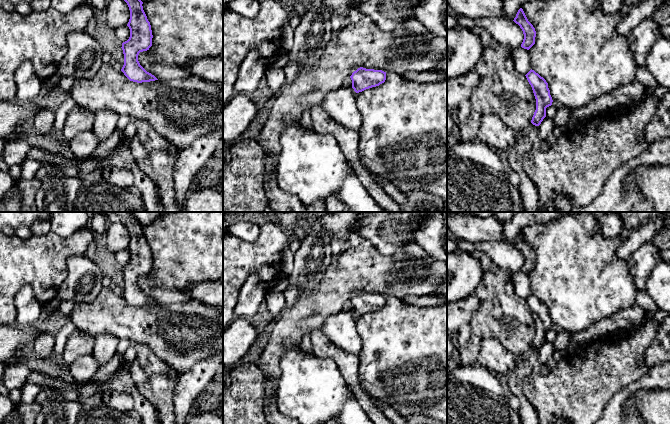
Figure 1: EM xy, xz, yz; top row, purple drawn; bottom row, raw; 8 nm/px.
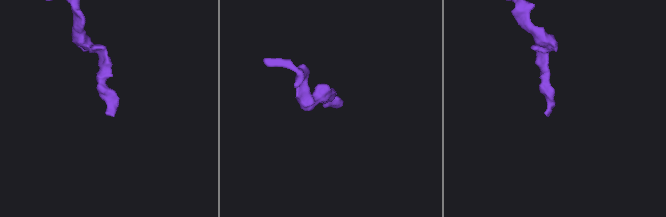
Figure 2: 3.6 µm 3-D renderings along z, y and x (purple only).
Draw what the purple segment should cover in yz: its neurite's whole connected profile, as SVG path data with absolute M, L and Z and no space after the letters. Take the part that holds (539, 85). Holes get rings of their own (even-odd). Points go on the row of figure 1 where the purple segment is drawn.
M532 69L525 76L532 87L536 99L536 110L531 123L517 135L517 141L509 149L508 163L513 172L520 178L517 188L522 198L524 212L535 212L539 204L538 189L527 176L523 168L523 160L525 154L539 138L538 126L546 117L546 108L552 105L553 100L548 83L543 77Z

